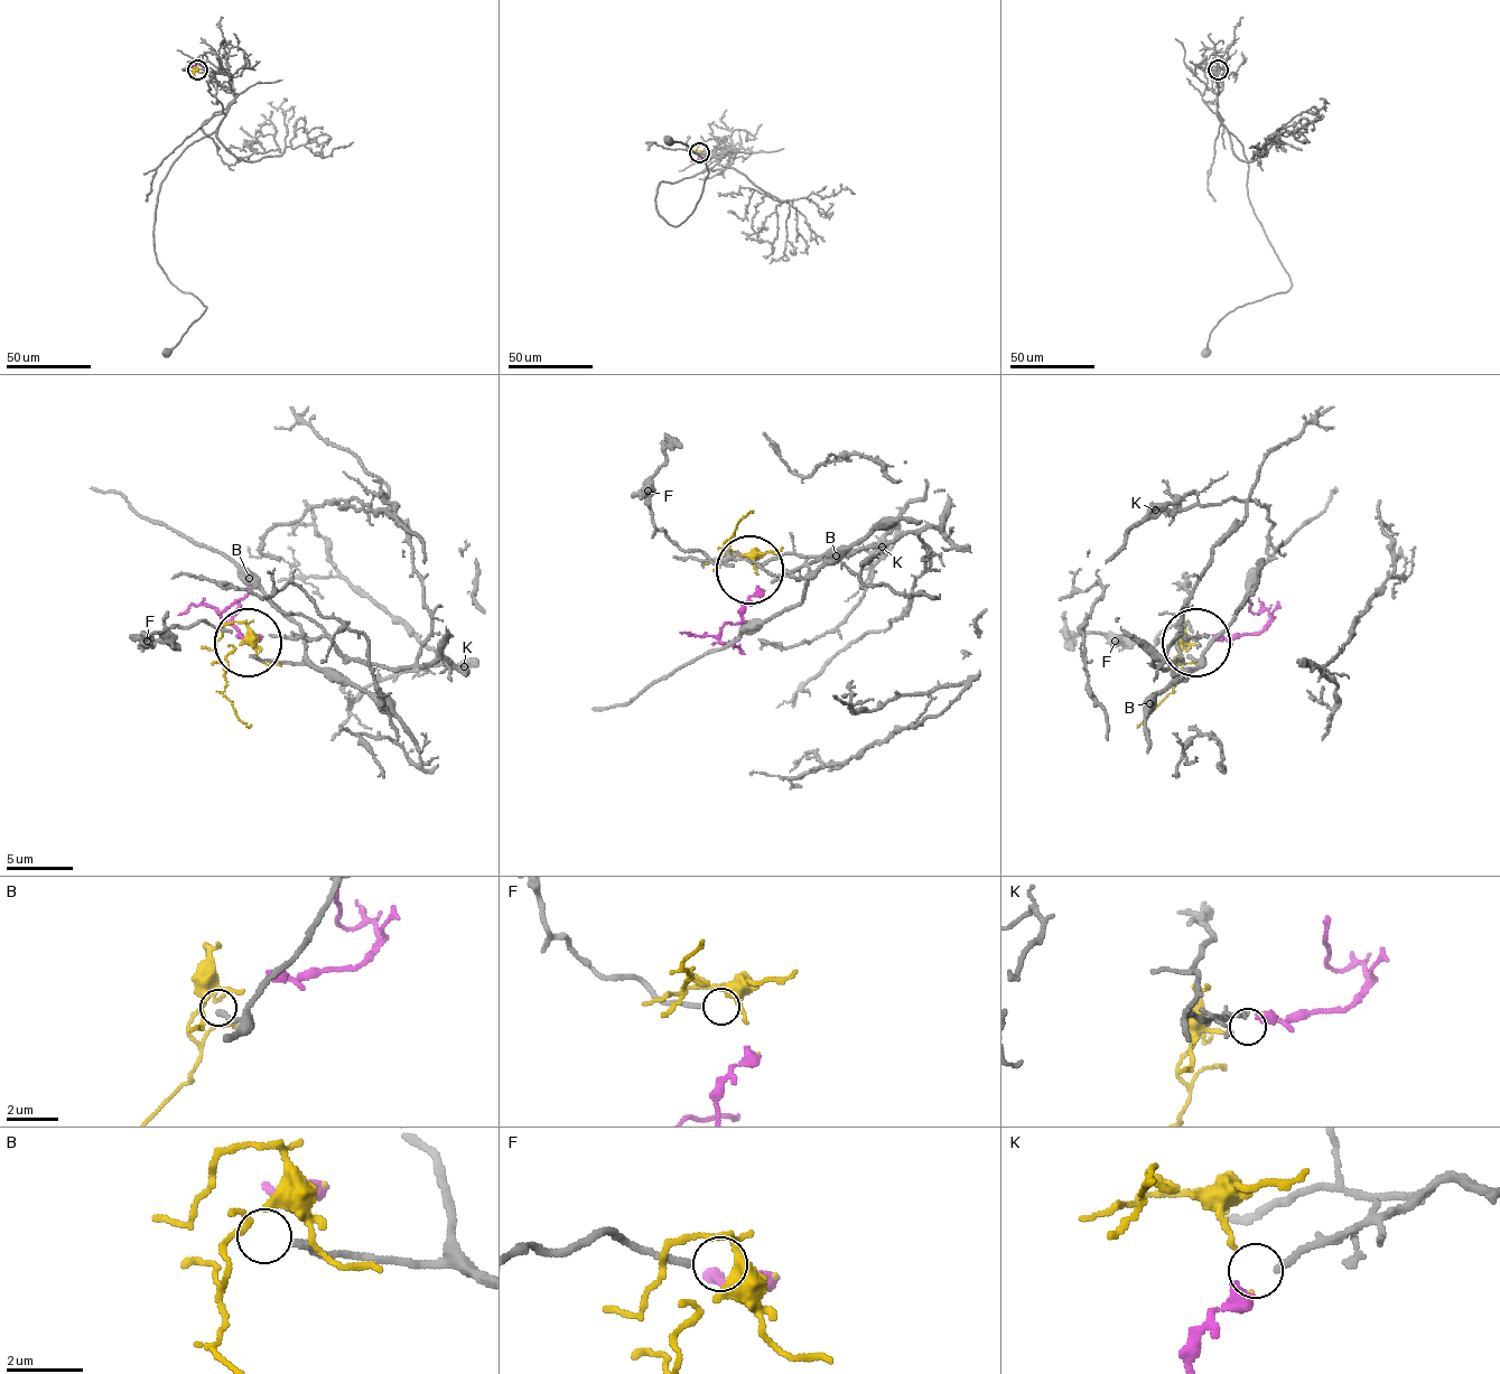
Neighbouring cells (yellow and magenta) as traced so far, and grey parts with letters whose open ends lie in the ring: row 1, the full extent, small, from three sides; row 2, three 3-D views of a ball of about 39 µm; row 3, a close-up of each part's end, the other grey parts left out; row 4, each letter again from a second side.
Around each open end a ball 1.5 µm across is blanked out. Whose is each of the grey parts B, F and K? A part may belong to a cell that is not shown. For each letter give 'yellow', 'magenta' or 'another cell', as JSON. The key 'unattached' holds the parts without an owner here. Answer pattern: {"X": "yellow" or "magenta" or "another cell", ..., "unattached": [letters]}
{"B": "another cell", "F": "another cell", "K": "magenta", "unattached": ["B", "F"]}

